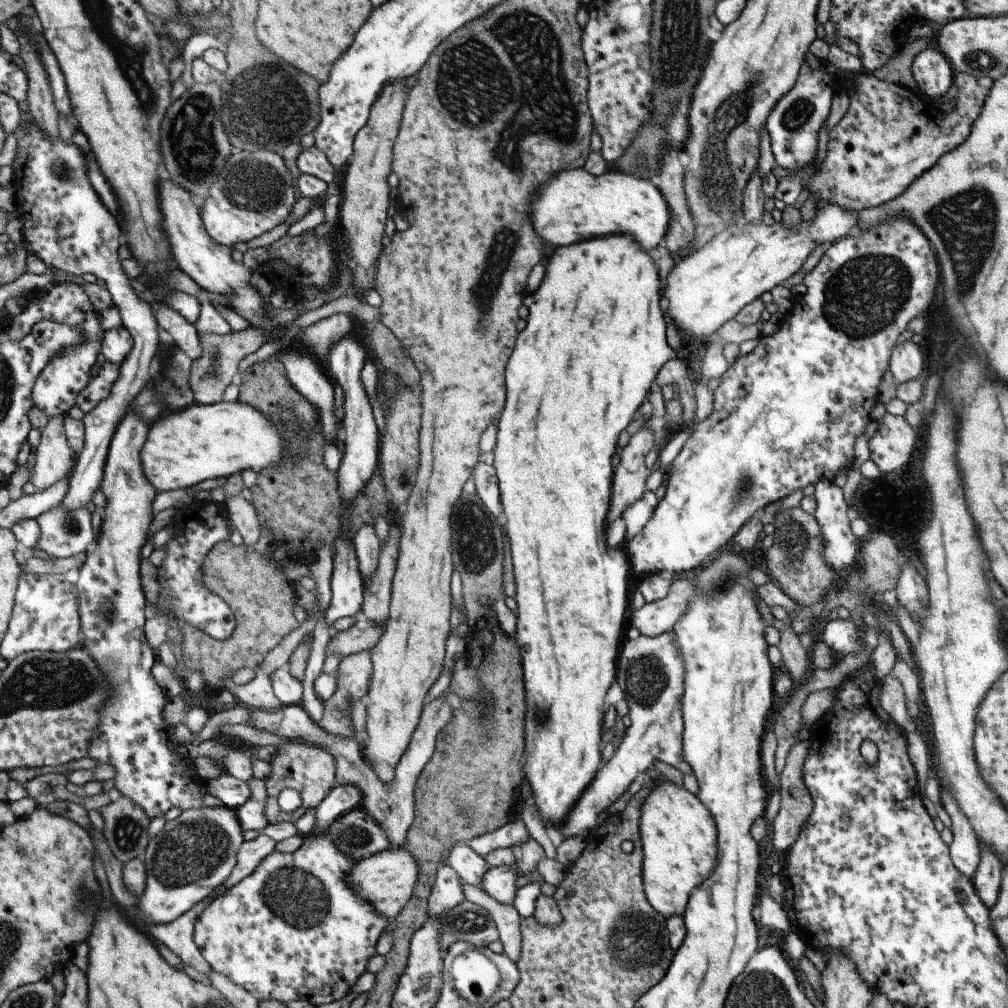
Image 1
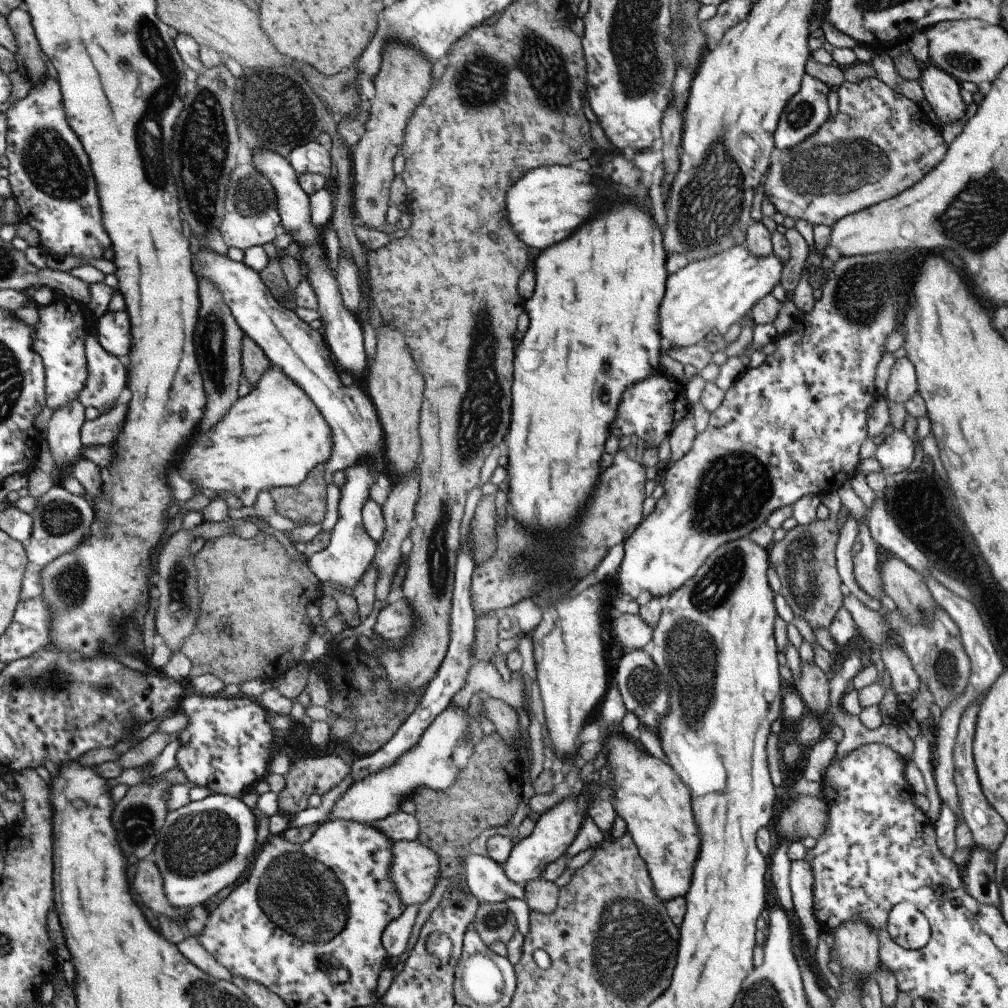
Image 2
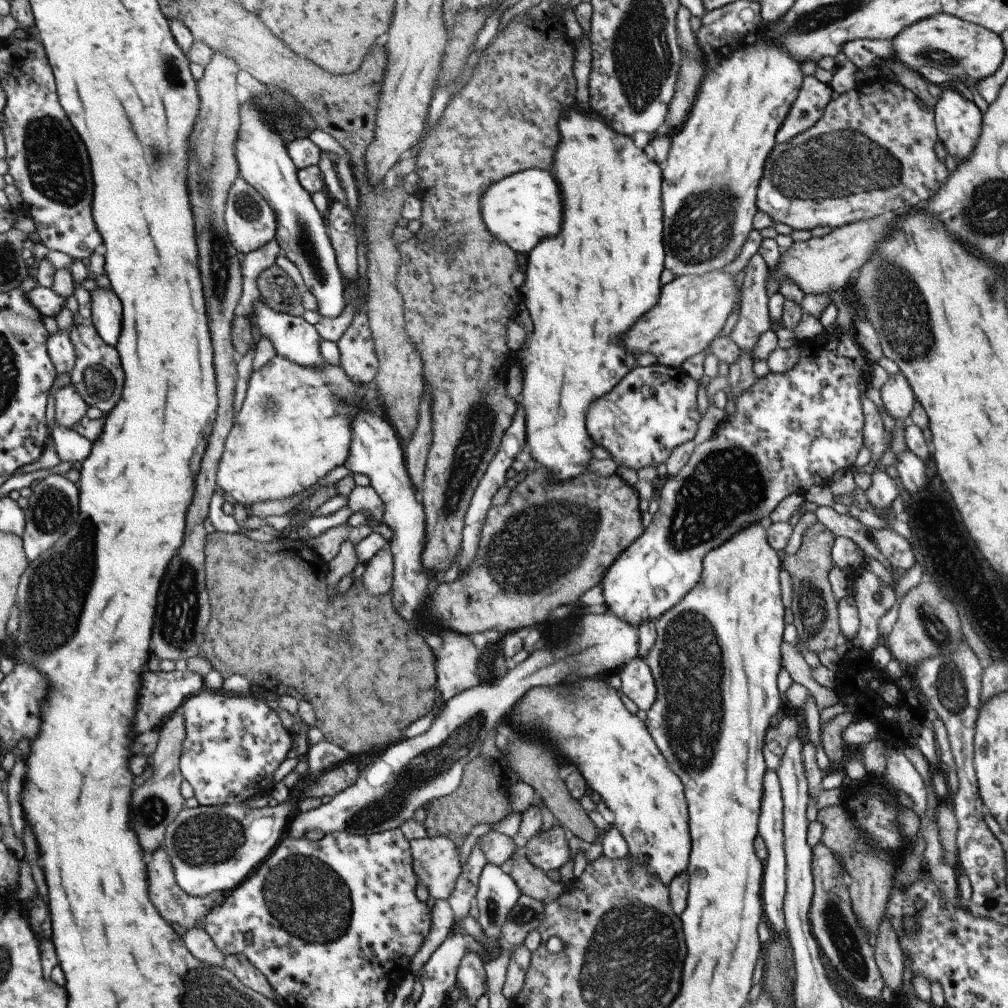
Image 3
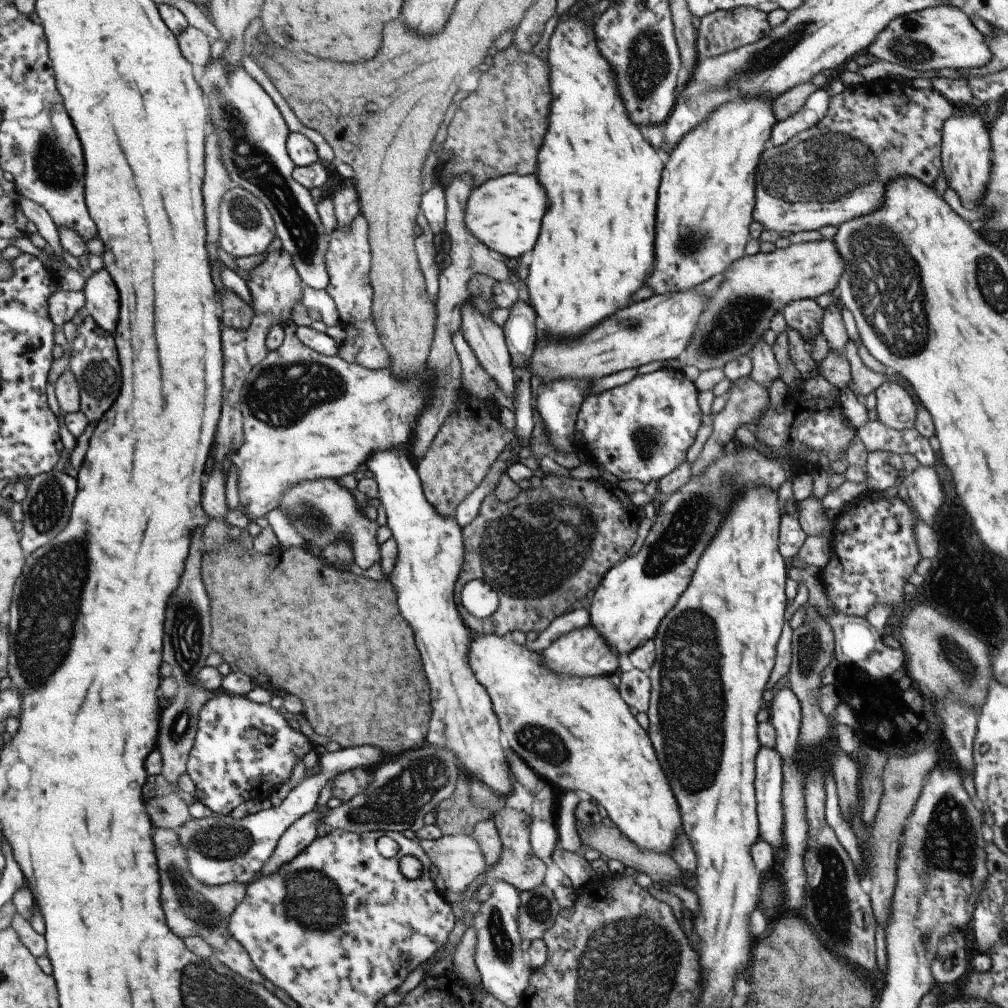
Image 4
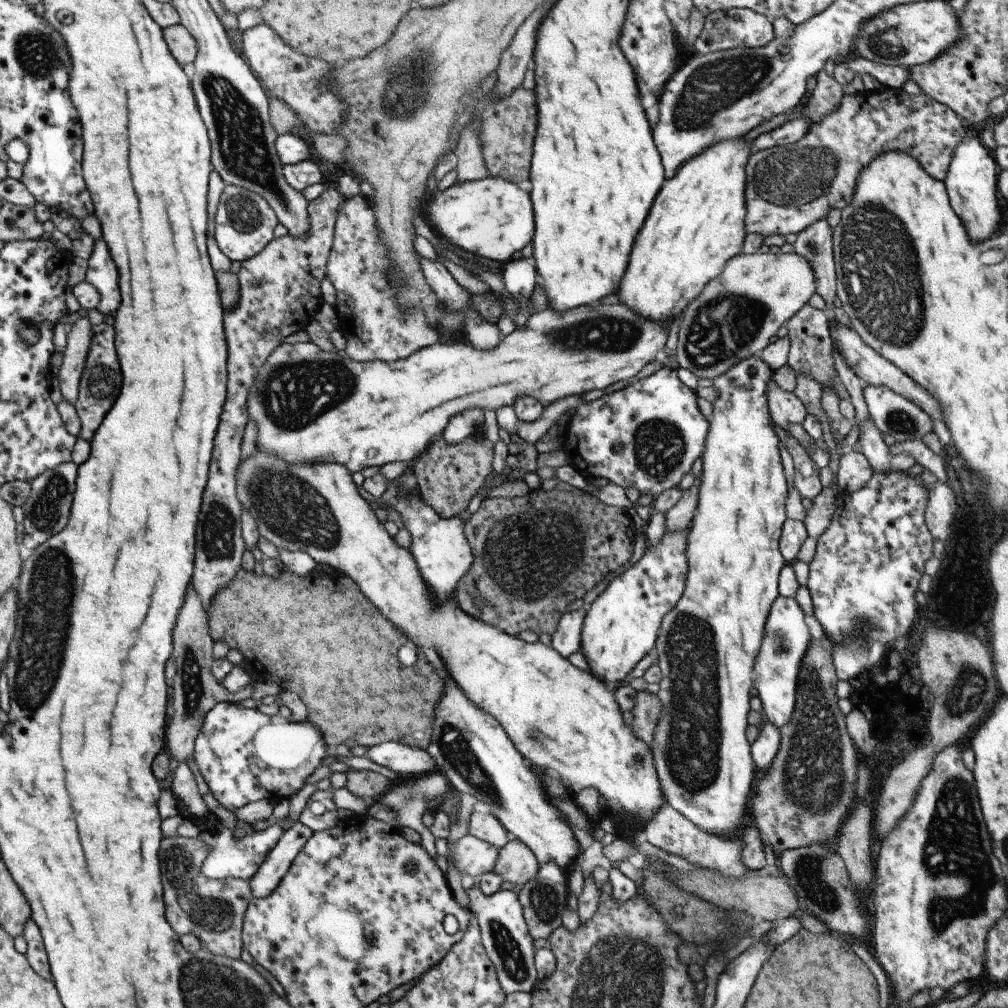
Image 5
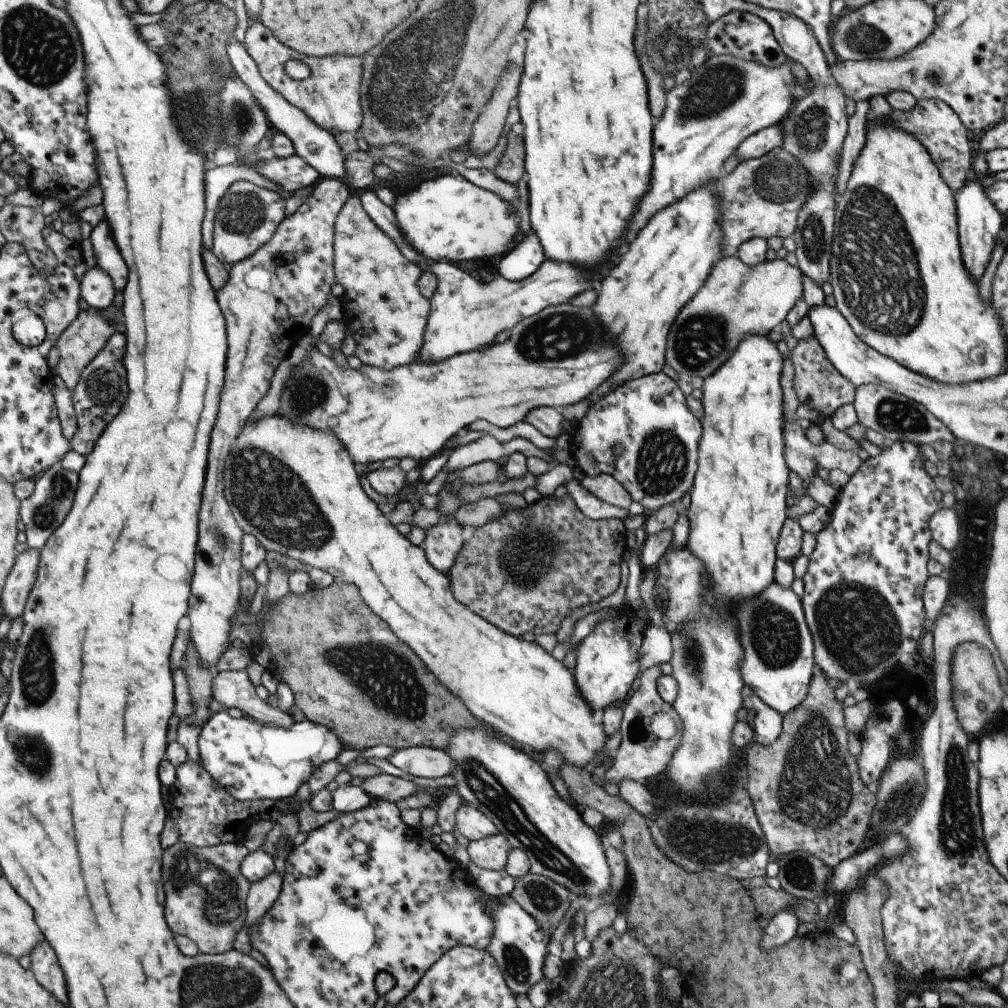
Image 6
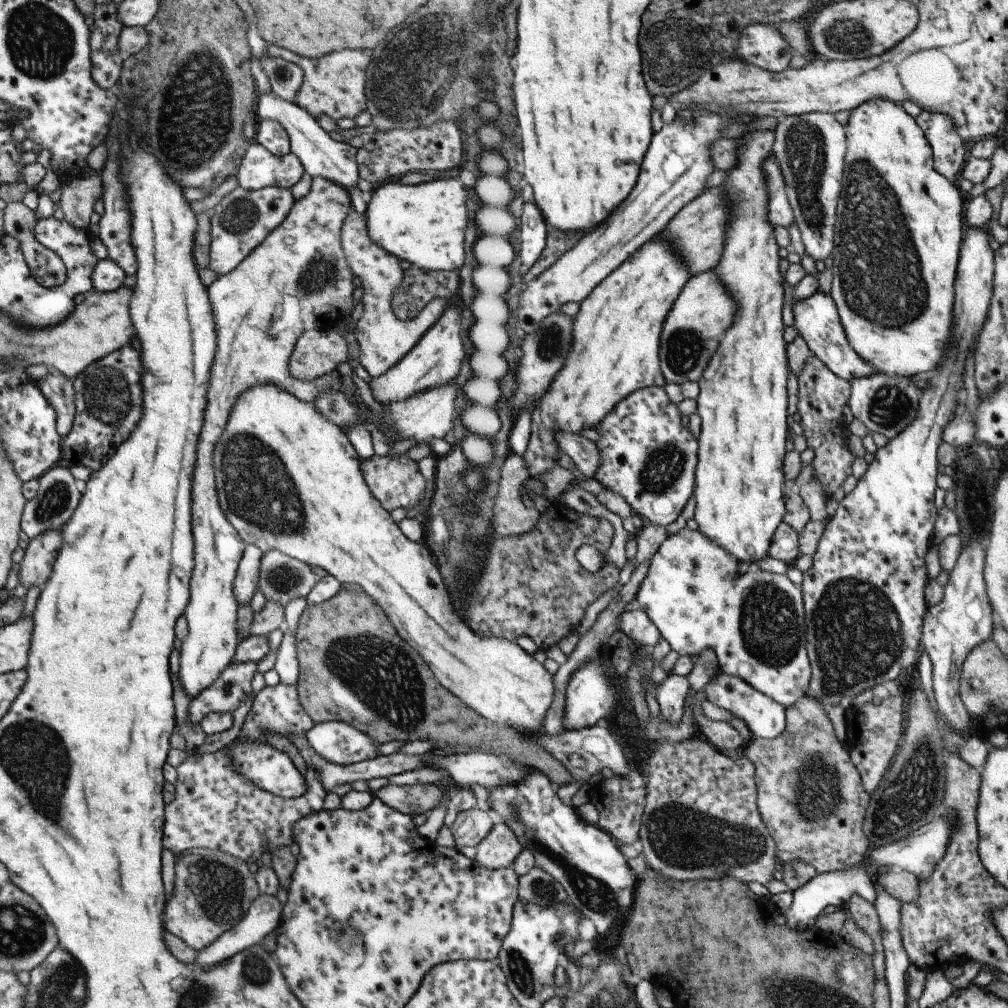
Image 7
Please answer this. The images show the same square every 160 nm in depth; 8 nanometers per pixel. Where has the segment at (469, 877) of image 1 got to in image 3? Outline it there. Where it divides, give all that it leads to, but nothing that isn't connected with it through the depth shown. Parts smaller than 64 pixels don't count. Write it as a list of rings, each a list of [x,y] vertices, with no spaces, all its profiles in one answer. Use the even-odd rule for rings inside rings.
[[[486,863],[483,866],[477,880],[477,894],[474,898],[479,911],[477,923],[481,926],[481,934],[487,942],[502,945],[499,940],[501,926],[520,896],[509,874],[505,874],[499,866],[493,864]]]

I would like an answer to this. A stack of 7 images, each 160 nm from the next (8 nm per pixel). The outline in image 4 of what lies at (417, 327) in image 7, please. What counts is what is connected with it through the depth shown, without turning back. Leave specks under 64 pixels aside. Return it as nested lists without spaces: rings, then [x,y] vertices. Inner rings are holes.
[[[358,213],[347,230],[333,230],[328,235],[325,252],[325,270],[329,282],[324,289],[336,307],[344,338],[338,345],[337,356],[347,364],[357,364],[367,370],[383,370],[389,367],[389,356],[371,322],[372,289],[369,284],[370,250],[365,218]]]

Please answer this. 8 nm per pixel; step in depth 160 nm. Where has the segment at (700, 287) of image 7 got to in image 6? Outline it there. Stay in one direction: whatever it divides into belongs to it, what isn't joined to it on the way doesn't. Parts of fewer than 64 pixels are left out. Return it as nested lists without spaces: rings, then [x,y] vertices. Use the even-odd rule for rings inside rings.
[[[721,258],[717,264],[713,264],[703,288],[699,288],[699,292],[695,292],[695,296],[675,316],[667,334],[664,363],[683,378],[707,378],[725,362],[725,358],[733,352],[733,348],[741,342],[741,338],[753,334],[765,336],[774,326],[786,320],[786,314],[793,308],[793,304],[799,298],[803,298],[803,276],[798,267],[791,266],[779,258],[763,260],[753,266],[741,264],[741,260],[737,258]]]

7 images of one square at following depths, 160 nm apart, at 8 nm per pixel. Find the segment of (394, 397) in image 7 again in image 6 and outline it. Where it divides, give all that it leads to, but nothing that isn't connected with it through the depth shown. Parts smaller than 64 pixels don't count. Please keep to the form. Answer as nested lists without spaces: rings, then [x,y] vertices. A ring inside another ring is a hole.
[[[727,54],[706,57],[703,64],[689,66],[690,78],[680,85],[674,85],[664,94],[663,112],[653,125],[651,184],[647,188],[647,196],[643,196],[639,208],[635,208],[635,216],[631,216],[627,236],[641,230],[655,212],[683,198],[691,188],[697,188],[699,184],[707,184],[719,178],[723,174],[723,162],[734,154],[745,136],[755,134],[768,126],[778,125],[787,116],[794,103],[791,92],[796,81],[791,73],[791,63],[787,57],[783,64],[769,68]],[[545,259],[533,274],[519,282],[505,280],[499,274],[489,282],[480,282],[447,261],[419,263],[418,267],[422,271],[429,271],[435,275],[436,287],[433,296],[428,300],[430,309],[417,360],[435,363],[443,362],[453,355],[483,349],[494,343],[497,332],[511,330],[522,318],[534,315],[542,308],[565,304],[576,294],[595,288],[597,282],[601,280],[592,273],[591,269],[584,271],[572,267],[571,263],[556,263],[549,259]]]

